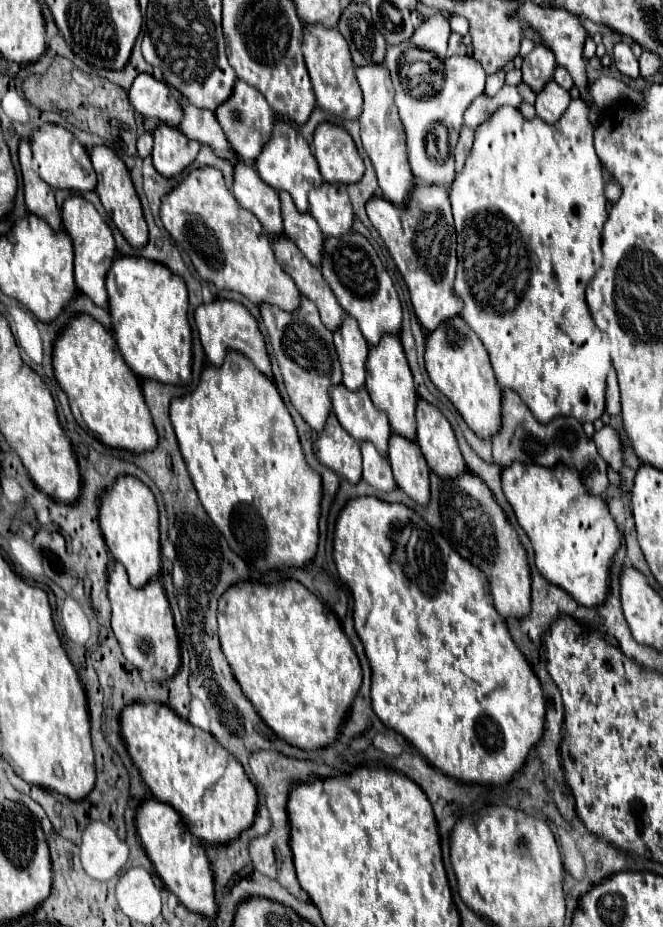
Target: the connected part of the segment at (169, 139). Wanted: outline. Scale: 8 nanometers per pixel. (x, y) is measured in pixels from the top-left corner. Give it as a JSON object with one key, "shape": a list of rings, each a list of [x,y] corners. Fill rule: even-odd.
{"shape":[[[162,123],[154,131],[152,161],[156,171],[166,179],[180,175],[196,159],[198,151],[200,143],[184,137],[176,127]]]}

